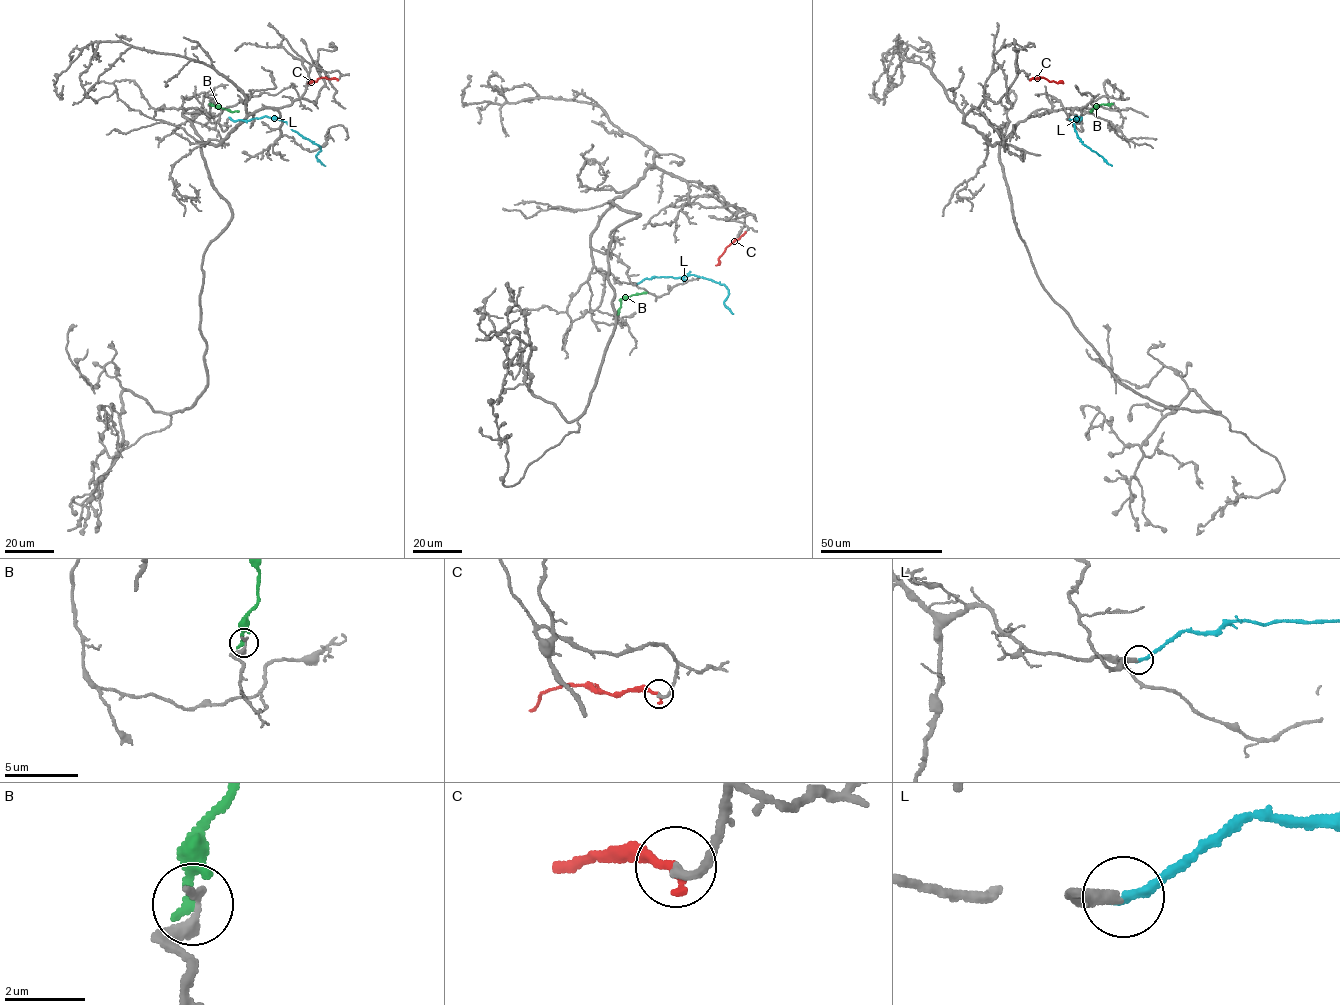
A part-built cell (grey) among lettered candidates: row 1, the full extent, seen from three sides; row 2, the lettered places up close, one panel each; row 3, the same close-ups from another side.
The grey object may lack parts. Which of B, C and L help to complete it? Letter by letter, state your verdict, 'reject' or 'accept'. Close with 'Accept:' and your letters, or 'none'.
B: reject
C: accept
L: reject
Accept: C

